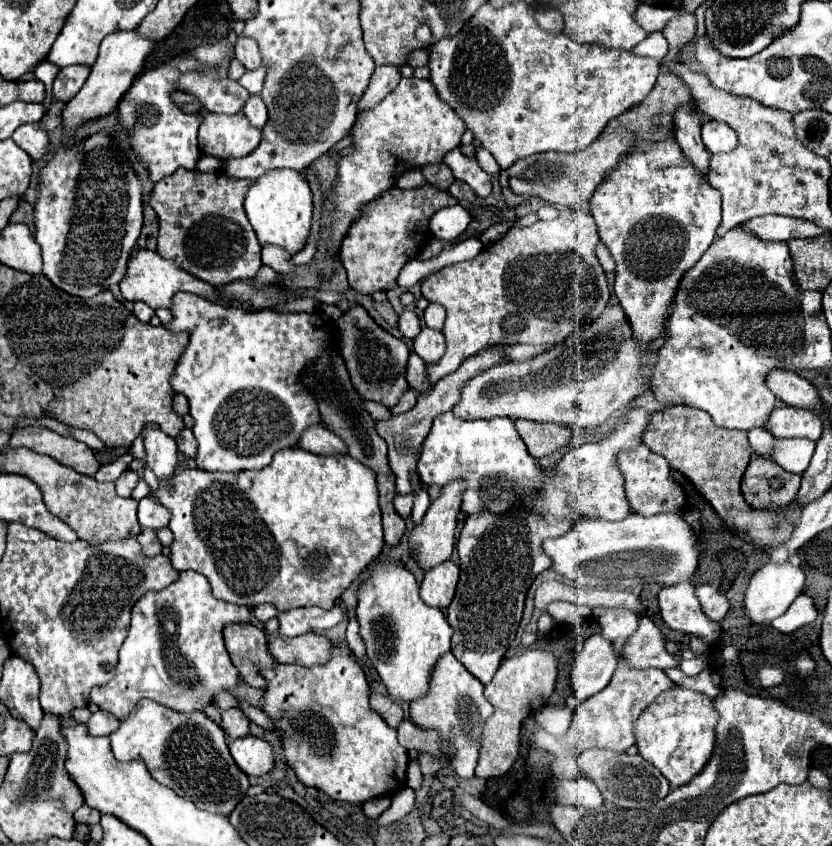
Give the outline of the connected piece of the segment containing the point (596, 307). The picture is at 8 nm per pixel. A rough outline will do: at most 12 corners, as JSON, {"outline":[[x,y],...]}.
{"outline":[[591,214],[513,226],[433,272],[431,384],[487,346],[555,344],[609,302]]}

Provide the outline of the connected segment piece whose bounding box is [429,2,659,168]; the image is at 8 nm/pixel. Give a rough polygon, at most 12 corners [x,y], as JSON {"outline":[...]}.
{"outline":[[489,2],[431,84],[499,162],[575,152],[659,60]]}

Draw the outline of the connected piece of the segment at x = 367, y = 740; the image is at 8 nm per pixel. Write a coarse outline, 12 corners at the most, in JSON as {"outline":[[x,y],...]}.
{"outline":[[341,646],[275,664],[263,712],[305,786],[363,804],[407,750]]}

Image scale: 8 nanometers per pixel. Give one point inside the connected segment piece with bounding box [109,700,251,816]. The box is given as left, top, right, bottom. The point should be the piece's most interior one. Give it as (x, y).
(187, 752)

